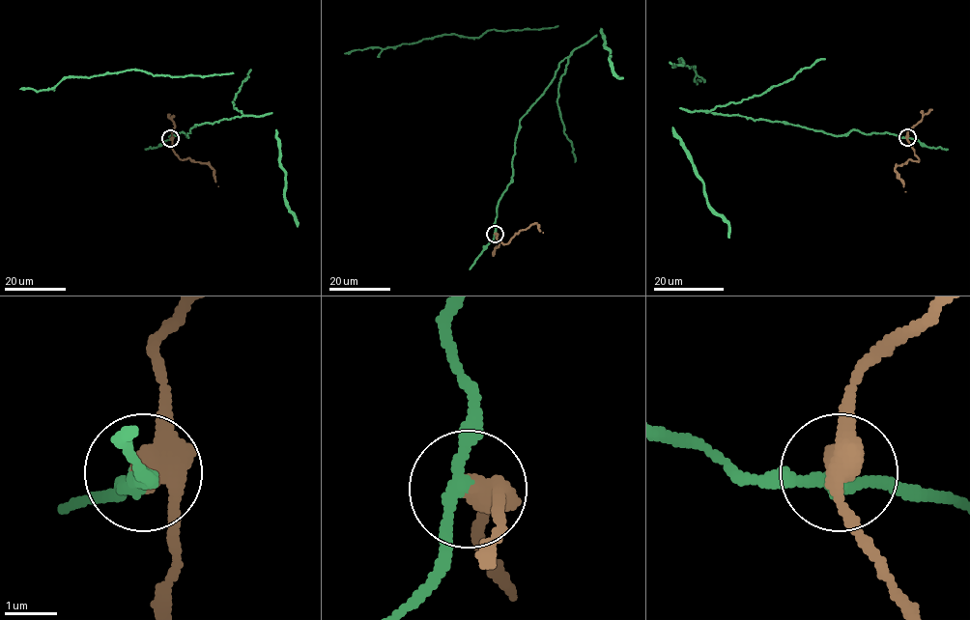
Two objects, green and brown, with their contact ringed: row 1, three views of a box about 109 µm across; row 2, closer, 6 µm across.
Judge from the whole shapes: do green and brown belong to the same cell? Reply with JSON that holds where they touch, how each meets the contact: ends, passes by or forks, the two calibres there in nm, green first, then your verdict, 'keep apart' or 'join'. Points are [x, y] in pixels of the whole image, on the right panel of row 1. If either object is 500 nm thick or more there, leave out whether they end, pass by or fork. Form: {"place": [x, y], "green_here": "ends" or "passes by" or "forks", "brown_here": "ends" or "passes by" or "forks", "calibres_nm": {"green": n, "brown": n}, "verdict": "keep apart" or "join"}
{"place": [907, 137], "green_here": "passes by", "brown_here": "passes by", "calibres_nm": {"green": 240, "brown": 440}, "verdict": "keep apart"}

